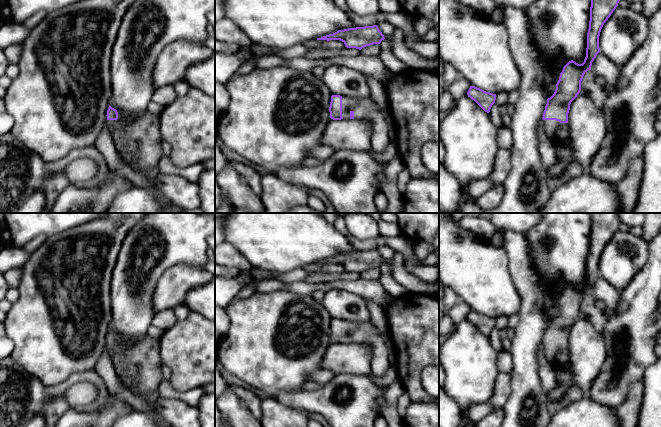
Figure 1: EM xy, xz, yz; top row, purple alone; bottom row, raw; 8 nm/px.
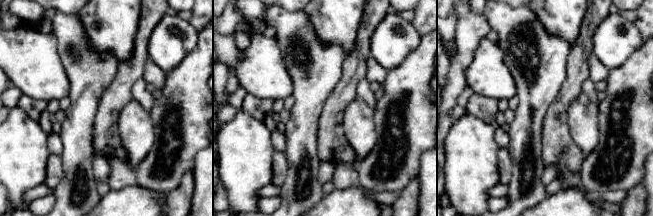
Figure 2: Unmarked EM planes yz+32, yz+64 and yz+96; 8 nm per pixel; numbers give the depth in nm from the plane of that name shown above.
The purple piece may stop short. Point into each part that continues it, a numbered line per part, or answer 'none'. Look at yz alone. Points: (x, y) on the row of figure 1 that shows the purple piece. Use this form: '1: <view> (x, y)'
1: yz (558, 133)

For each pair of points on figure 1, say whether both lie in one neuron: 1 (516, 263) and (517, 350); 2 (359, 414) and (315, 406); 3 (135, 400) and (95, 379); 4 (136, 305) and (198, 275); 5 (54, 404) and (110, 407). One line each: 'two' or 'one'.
1: one
2: one
3: two
4: two
5: two

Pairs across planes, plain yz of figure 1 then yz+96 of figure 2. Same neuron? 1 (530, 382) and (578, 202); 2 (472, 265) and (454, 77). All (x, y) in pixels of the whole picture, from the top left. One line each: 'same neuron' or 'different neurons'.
1: different neurons
2: different neurons

